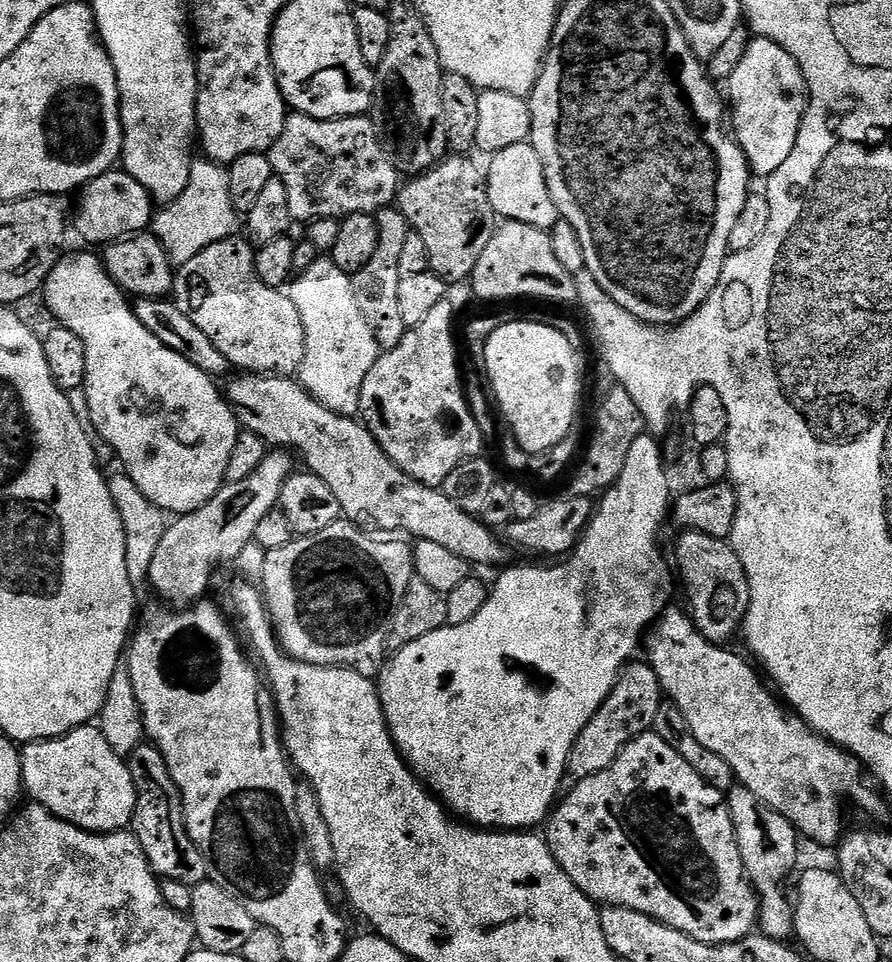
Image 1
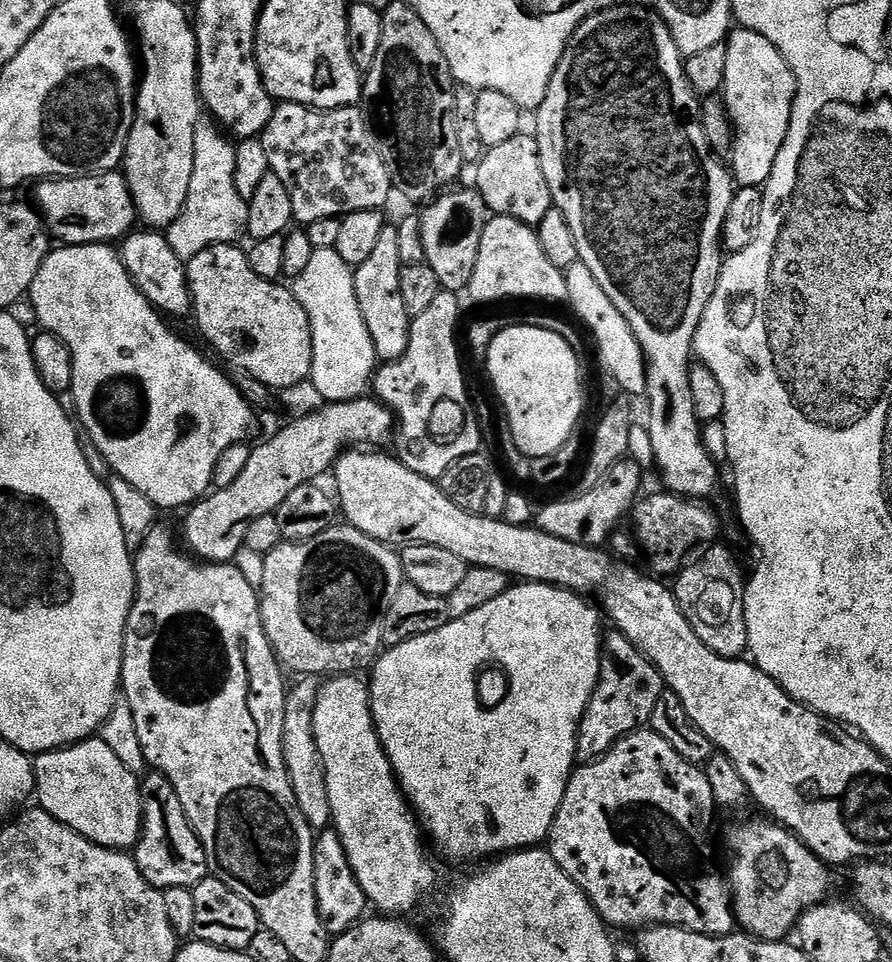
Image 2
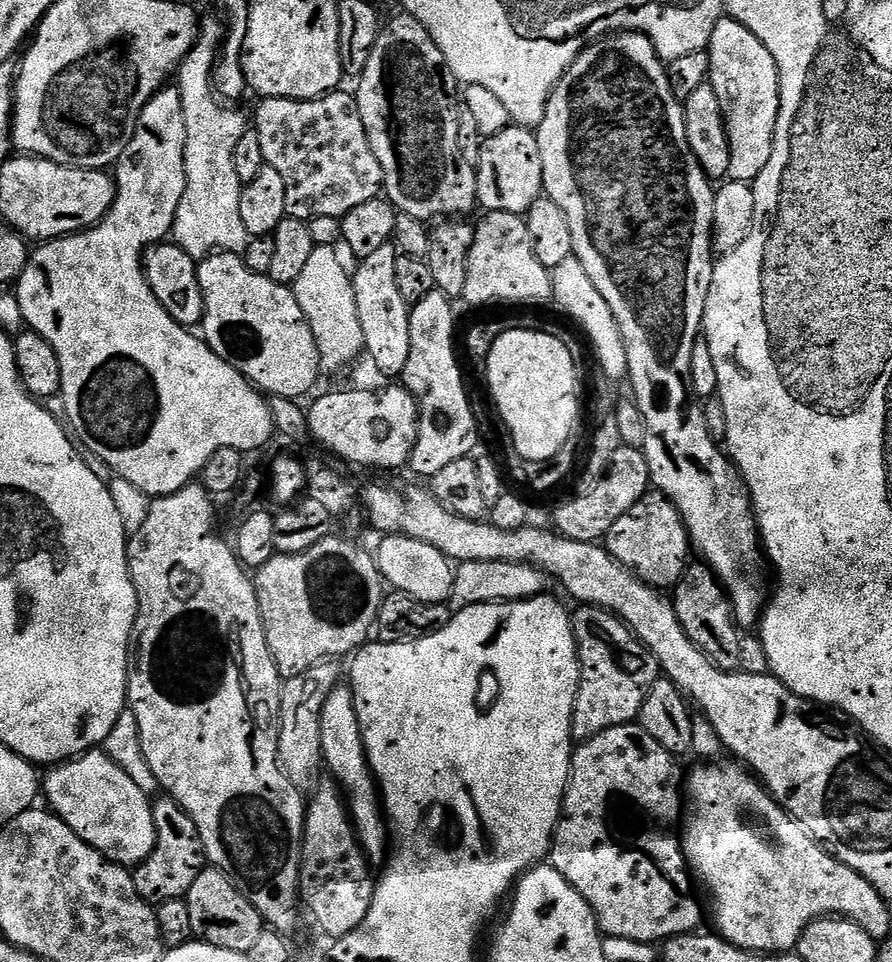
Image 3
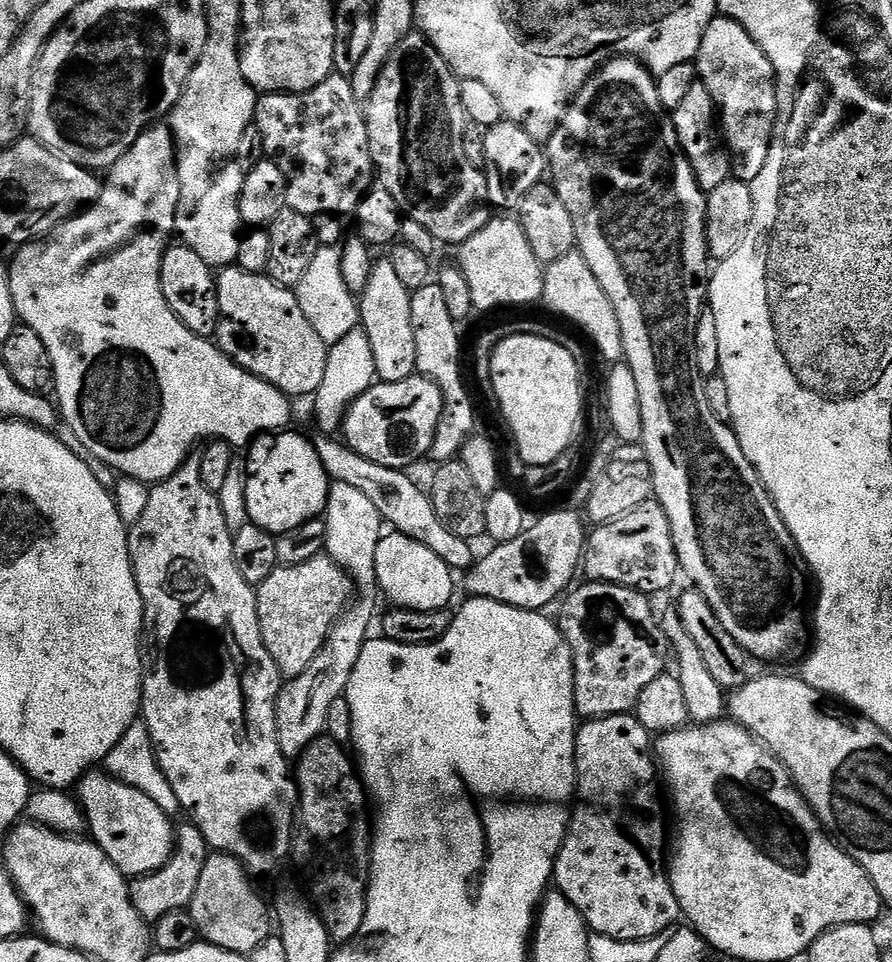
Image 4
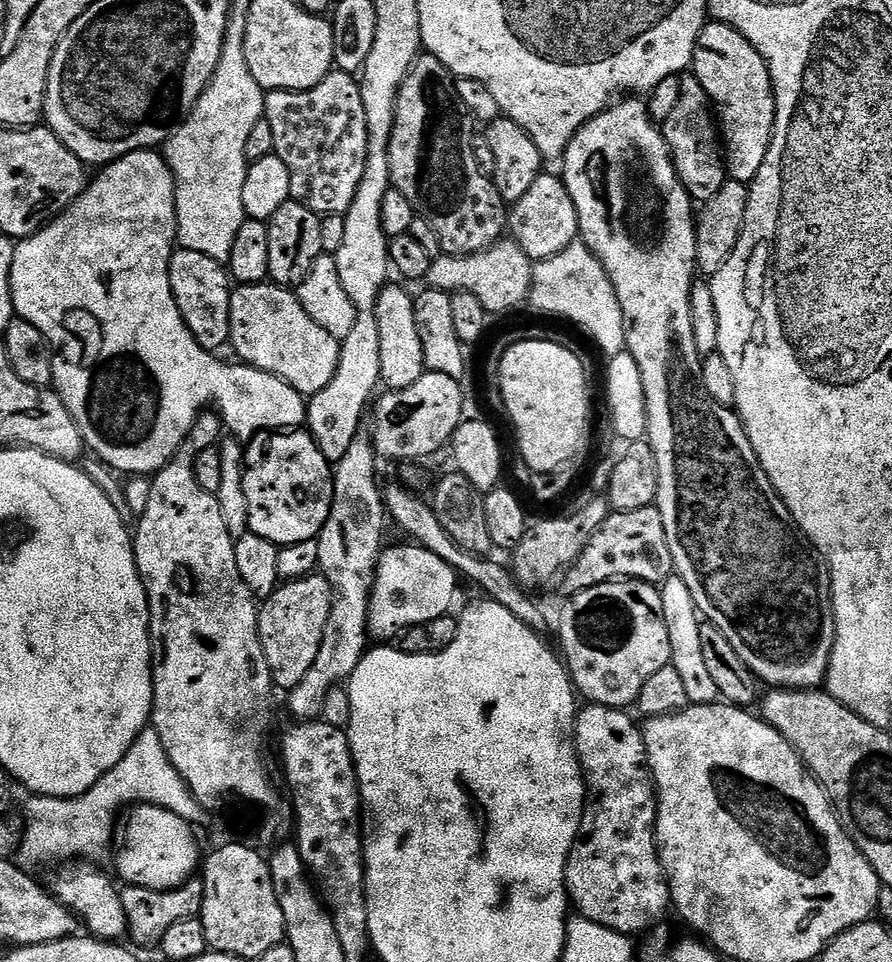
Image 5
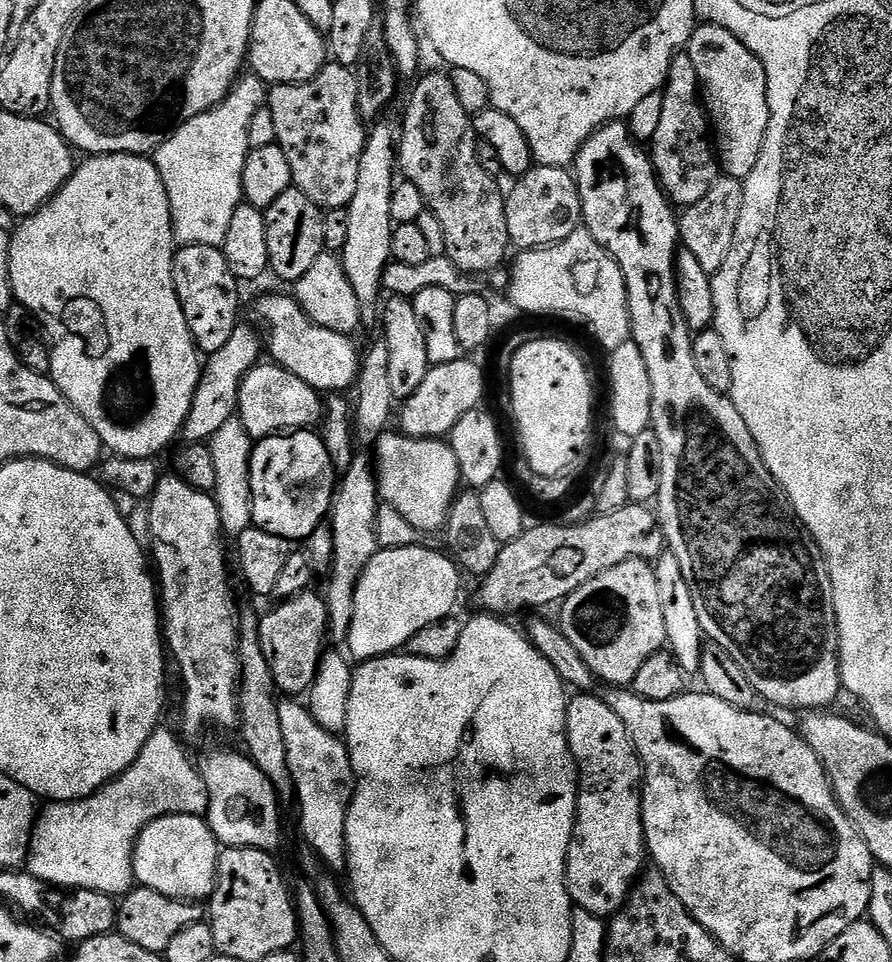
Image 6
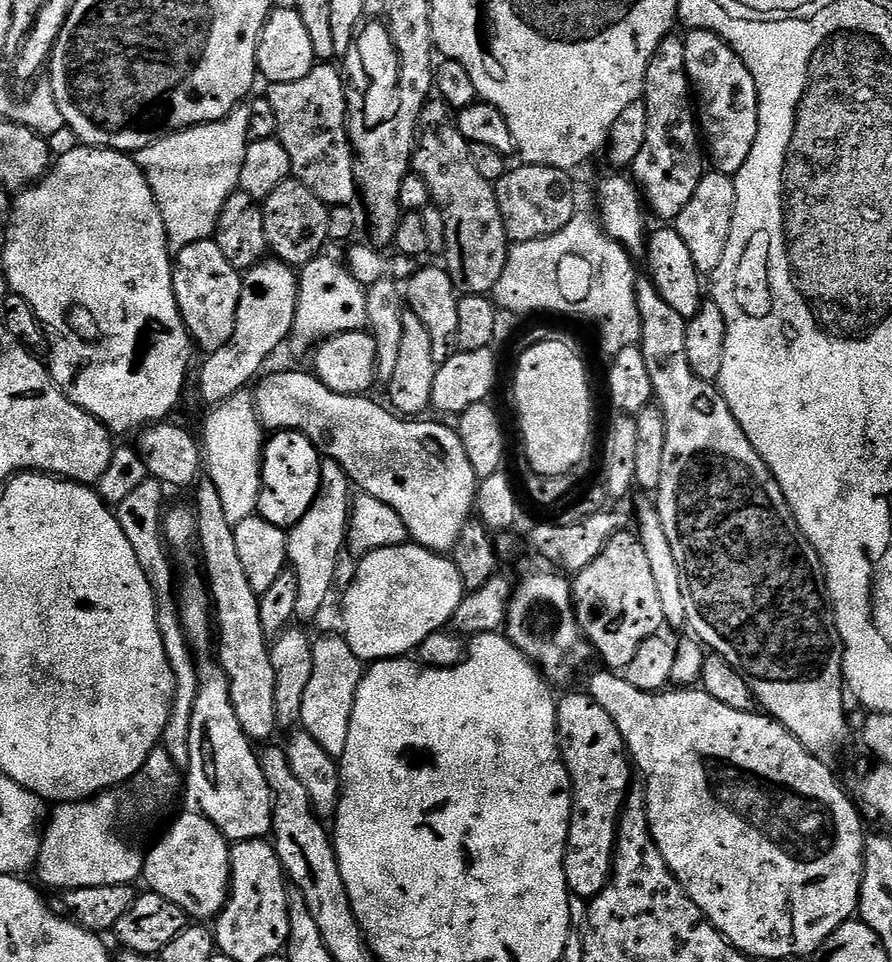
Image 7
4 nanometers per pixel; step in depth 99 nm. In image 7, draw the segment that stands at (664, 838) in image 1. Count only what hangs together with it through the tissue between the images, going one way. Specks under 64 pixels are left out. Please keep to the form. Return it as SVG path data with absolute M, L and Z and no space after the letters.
M580 692L559 697L556 735L560 738L560 754L568 767L574 793L568 849L564 852L564 873L571 895L591 898L608 885L612 874L620 813L628 799L628 779L634 776L634 768L622 734L618 726L614 726L614 718L610 718L610 714L606 714L606 710L602 710L591 696Z

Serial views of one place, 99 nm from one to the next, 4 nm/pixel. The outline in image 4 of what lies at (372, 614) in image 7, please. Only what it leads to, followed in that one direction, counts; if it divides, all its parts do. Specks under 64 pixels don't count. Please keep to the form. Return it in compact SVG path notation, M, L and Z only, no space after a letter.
M395 530L389 531L389 533L389 536L388 533L381 535L378 542L378 554L374 554L376 583L383 599L385 596L392 608L403 608L406 612L410 610L433 612L439 608L448 608L456 588L458 592L458 580L455 580L457 577L454 575L453 569L448 568L446 562L442 562L442 558L438 558L438 554L434 554L434 550L430 550L422 542L414 542L414 538L403 536L402 533Z

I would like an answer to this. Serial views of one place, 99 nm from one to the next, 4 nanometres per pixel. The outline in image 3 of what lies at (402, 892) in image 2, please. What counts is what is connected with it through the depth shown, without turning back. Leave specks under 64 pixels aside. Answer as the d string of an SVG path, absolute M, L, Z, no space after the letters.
M337 686L330 698L326 698L326 706L322 706L322 750L327 771L337 776L333 777L347 799L364 853L373 865L383 865L390 852L390 825L382 807L380 789L368 765L368 756L364 753L364 734L360 731L351 687Z

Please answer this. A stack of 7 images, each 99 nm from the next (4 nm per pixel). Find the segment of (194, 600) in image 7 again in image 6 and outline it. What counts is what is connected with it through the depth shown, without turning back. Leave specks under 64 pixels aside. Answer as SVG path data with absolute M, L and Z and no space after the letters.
M208 748L204 758L199 761L200 776L206 786L208 810L206 819L216 836L216 843L224 848L253 848L263 852L275 853L280 844L280 816L282 809L270 779L249 759L243 751L231 752L228 748Z

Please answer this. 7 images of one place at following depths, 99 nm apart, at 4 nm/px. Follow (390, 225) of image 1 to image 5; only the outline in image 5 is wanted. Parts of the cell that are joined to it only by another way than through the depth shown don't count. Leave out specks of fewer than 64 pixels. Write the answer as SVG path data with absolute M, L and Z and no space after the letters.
M389 282L384 285L378 294L376 302L376 322L378 324L378 346L380 347L380 378L383 387L388 390L414 386L418 378L424 375L426 369L424 366L424 355L421 352L421 338L418 334L416 322L416 302L413 293L408 293L399 283Z

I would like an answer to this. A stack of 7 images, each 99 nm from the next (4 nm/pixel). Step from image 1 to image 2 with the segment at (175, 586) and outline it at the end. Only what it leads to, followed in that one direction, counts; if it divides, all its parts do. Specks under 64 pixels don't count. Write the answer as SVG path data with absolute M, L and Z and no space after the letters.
M375 398L347 400L337 404L325 403L320 407L324 408L298 417L293 424L278 429L269 440L262 441L258 446L255 445L250 454L250 463L242 469L242 475L231 486L209 491L187 511L188 516L184 520L184 540L188 543L187 551L197 561L209 564L226 564L235 561L237 559L235 556L244 548L246 530L250 530L250 522L254 522L254 518L266 518L275 514L278 506L282 506L282 502L290 495L290 490L319 481L321 479L319 476L323 472L331 473L336 461L344 455L349 446L384 446L380 444L393 443L392 411Z

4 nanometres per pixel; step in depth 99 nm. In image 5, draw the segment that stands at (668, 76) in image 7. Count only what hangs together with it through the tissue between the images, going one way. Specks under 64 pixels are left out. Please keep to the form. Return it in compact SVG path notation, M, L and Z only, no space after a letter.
M680 76L678 100L674 102L674 110L670 110L670 118L663 120L662 131L672 155L674 170L689 196L696 202L714 198L714 194L718 194L726 179L722 140L718 135L718 124L714 119L706 90L702 90L696 76Z

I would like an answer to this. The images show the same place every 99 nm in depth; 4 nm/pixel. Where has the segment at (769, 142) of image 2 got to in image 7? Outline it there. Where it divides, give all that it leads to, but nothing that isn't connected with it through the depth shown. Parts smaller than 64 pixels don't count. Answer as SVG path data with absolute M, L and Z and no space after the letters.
M693 28L687 35L683 37L686 70L698 105L698 124L706 141L711 167L717 172L735 177L736 172L742 170L746 158L750 158L754 138L758 138L758 90L754 86L754 74L746 70L746 62L742 62L742 58L738 58L738 54L734 54L734 50L718 34L707 32L705 28Z

